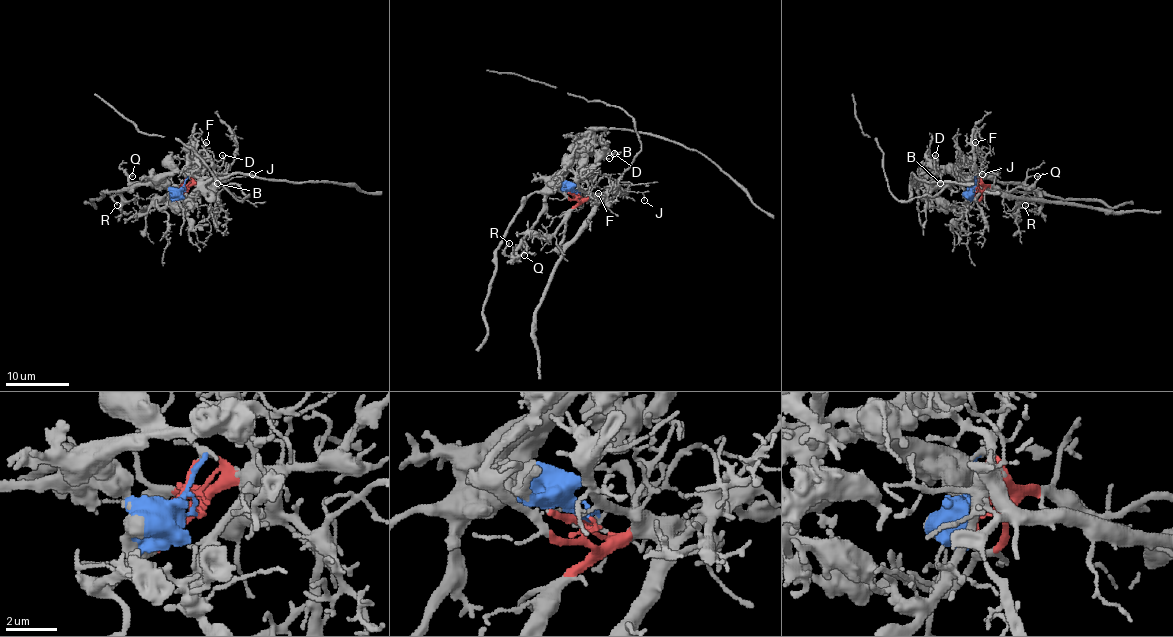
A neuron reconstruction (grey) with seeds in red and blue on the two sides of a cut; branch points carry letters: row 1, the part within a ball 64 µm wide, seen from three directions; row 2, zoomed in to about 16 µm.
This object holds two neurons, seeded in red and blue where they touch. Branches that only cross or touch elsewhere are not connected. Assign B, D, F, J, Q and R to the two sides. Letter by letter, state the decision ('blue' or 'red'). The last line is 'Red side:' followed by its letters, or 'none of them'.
B: blue
D: blue
F: red
J: red
Q: blue
R: blue
Red side: F, J

